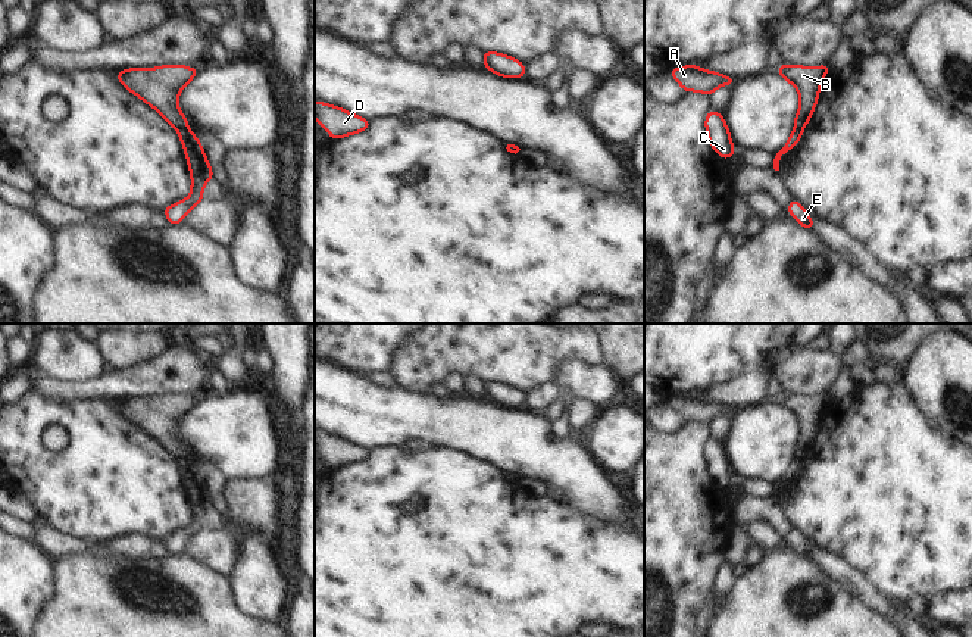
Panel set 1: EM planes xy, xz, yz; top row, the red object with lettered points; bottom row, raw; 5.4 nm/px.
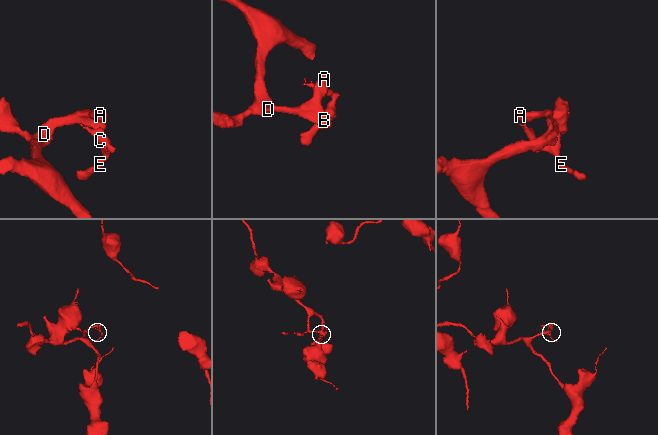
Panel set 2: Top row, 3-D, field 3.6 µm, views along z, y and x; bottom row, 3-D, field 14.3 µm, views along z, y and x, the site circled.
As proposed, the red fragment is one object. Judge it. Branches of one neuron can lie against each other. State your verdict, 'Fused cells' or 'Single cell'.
Fused cells

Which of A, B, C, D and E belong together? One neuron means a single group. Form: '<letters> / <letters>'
A B D / C E

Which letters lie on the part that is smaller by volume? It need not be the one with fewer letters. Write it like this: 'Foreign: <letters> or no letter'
Foreign: C, E

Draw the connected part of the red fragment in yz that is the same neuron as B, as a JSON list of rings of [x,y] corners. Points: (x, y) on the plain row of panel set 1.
[[[782,393],[775,400],[798,419],[800,434],[798,443],[794,447],[796,459],[804,459],[807,455],[819,428],[819,416],[829,400],[829,396],[825,393],[818,397]]]

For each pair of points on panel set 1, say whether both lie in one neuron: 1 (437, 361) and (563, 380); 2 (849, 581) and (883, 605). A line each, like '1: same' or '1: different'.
1: different
2: same

